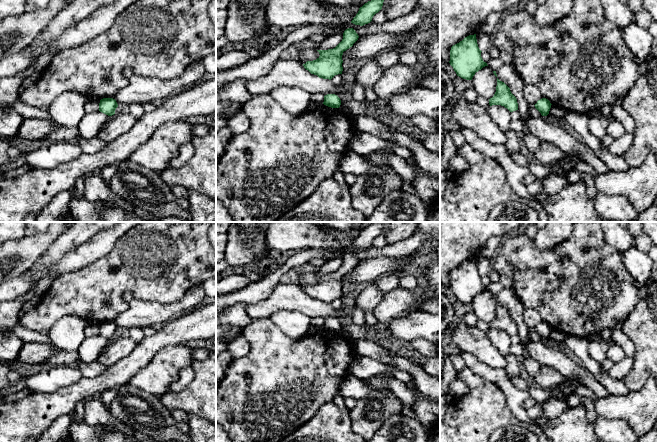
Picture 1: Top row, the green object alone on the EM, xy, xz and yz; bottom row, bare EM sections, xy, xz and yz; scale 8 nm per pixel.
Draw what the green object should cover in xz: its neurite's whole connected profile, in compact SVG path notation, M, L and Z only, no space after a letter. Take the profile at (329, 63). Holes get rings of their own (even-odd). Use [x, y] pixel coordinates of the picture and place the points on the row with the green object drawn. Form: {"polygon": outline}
{"polygon": "M353 28L343 33L342 41L333 49L317 50L320 56L303 64L304 68L319 78L331 80L335 75L342 74L343 52L353 46L359 36Z"}

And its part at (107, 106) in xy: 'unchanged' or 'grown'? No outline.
unchanged

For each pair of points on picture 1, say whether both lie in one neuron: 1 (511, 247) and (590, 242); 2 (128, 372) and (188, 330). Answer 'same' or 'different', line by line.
1: same
2: same

